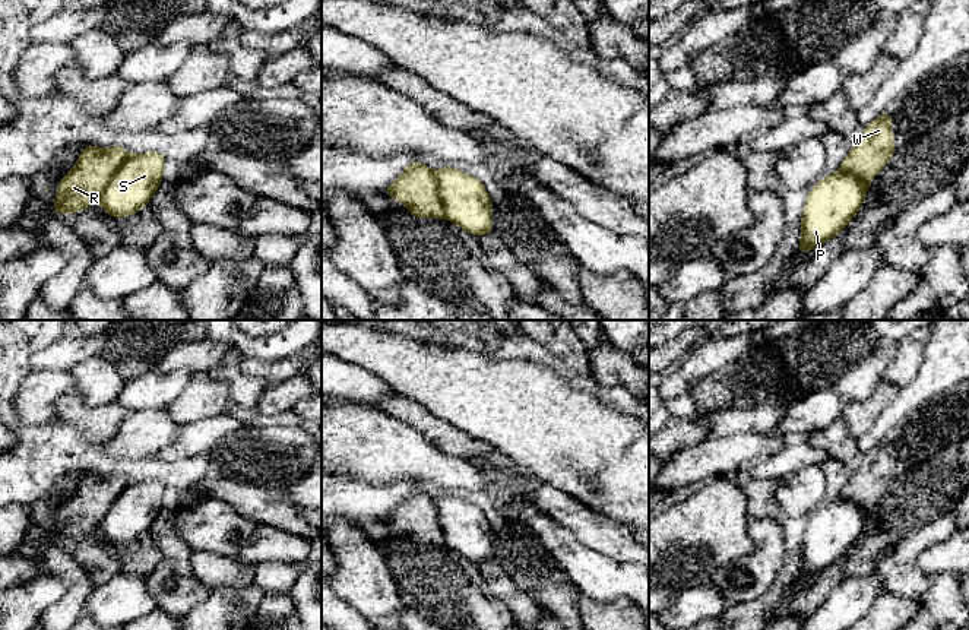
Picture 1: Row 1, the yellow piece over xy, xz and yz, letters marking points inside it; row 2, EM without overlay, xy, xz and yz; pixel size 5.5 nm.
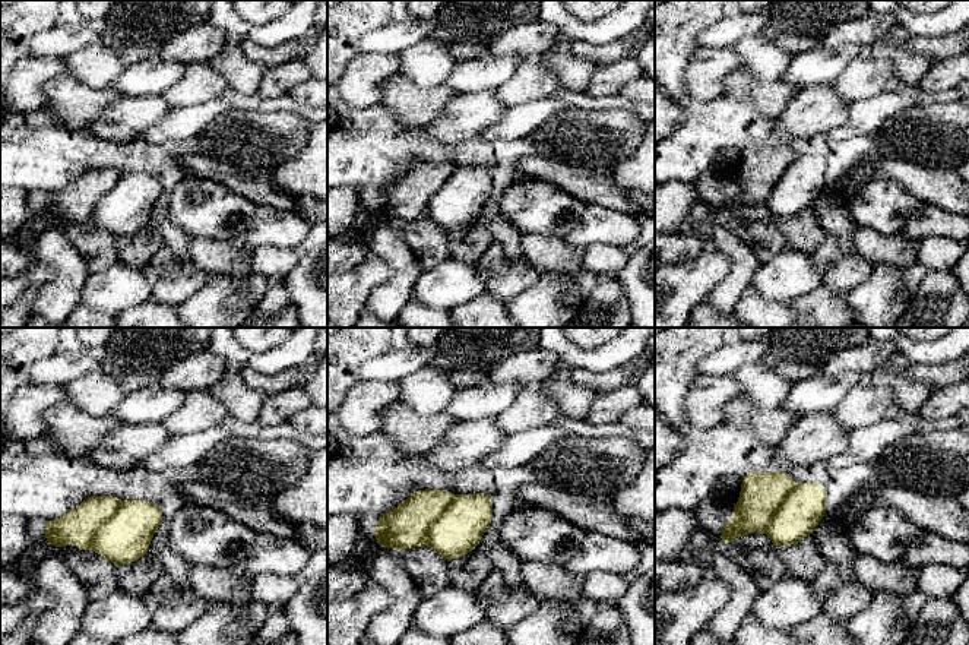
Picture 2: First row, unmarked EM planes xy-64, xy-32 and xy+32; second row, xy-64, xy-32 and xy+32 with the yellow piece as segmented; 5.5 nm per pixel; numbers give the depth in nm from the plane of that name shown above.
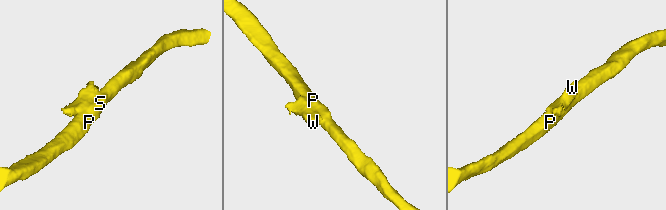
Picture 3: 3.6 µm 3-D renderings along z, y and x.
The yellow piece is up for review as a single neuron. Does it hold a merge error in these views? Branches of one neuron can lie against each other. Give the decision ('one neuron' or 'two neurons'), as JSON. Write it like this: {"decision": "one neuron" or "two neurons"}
{"decision": "two neurons"}

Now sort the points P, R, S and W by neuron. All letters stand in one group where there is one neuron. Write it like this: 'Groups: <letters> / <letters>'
Groups: P S / R W

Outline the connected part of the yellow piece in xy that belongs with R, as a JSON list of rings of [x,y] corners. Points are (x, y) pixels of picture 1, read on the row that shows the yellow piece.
[[[85,145],[70,172],[58,180],[53,210],[58,213],[82,212],[95,203],[127,158],[129,153],[123,146],[102,149]]]

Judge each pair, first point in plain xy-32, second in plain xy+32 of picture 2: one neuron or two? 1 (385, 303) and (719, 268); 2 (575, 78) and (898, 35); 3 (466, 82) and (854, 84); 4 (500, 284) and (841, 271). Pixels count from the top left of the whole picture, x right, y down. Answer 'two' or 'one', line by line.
1: two
2: one
3: two
4: one

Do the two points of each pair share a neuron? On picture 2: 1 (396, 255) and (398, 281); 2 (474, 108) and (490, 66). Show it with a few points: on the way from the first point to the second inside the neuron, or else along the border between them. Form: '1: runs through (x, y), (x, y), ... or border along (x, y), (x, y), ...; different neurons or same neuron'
1: runs through (398, 261), (398, 275); same neuron
2: border along (493, 91), (456, 94); different neurons

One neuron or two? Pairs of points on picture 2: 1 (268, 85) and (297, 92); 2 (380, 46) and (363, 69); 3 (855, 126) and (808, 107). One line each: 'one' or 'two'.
1: two
2: two
3: two

